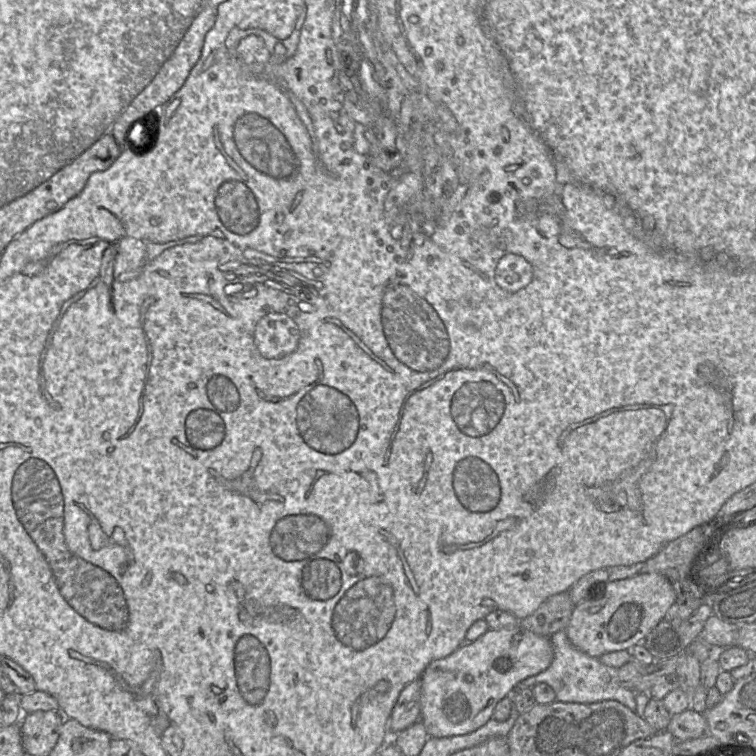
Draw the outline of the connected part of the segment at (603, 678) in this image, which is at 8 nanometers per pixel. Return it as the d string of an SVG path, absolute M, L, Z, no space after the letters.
M564 630L552 634L549 638L553 647L553 660L550 666L520 681L516 689L532 688L536 684L546 683L554 690L557 701L589 704L616 700L636 713L636 693L632 689L619 685L618 668L606 666L599 661L599 658L589 656L579 650L571 643Z

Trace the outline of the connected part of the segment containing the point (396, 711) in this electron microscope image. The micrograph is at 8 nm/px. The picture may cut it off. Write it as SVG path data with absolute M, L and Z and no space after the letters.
M415 679L400 692L388 720L388 732L393 736L420 720L421 680Z

